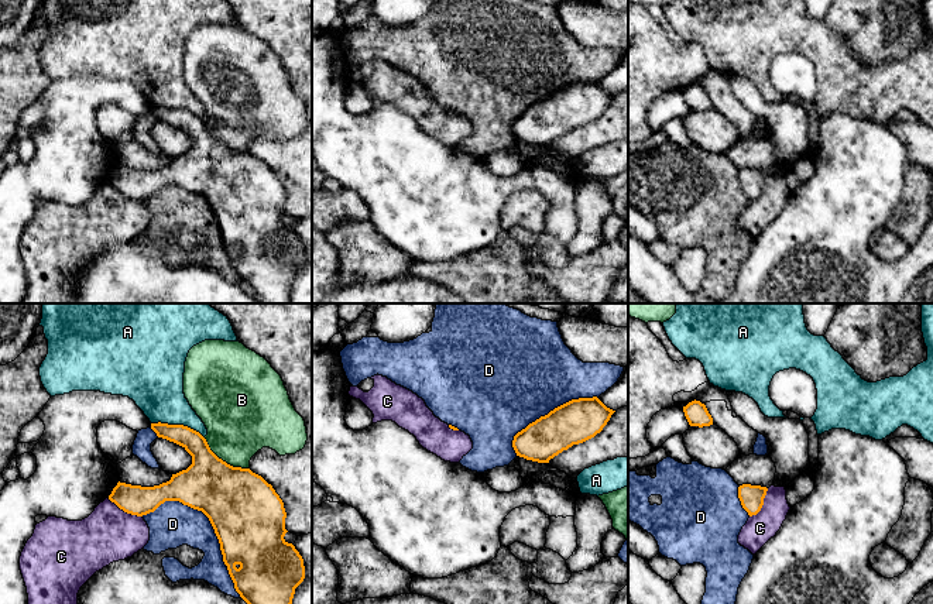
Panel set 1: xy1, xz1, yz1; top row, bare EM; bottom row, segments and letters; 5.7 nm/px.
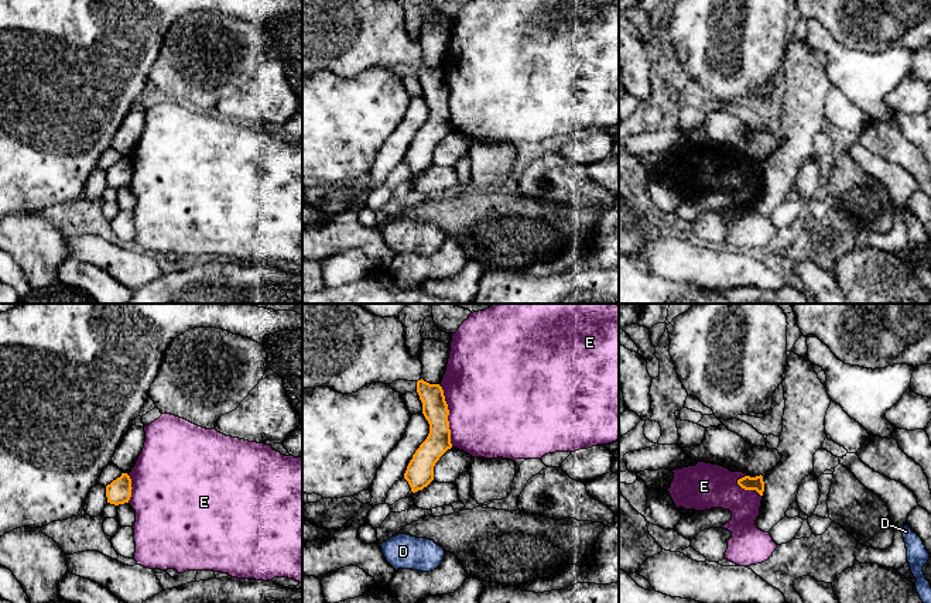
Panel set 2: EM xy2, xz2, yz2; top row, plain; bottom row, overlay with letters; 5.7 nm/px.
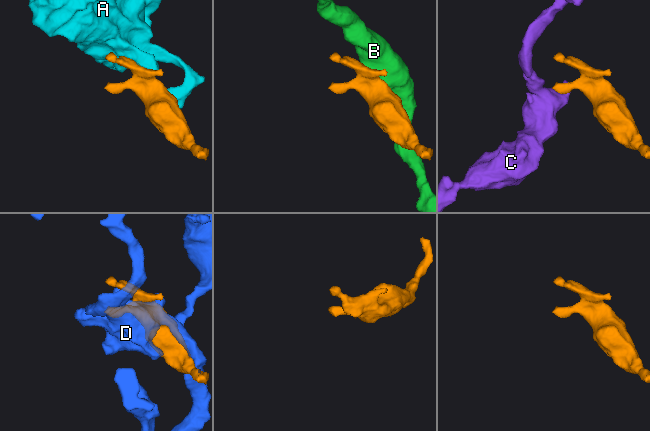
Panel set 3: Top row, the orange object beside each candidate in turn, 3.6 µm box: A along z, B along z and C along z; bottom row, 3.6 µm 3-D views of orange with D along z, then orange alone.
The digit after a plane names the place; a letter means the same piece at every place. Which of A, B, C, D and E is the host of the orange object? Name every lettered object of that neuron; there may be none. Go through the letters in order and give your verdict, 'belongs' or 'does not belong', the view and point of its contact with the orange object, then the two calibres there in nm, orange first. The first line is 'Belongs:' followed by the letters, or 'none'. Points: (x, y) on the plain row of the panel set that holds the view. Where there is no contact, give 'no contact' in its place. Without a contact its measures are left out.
Belongs: none
A: does not belong; meets orange in xy1 at (178, 109); 140 nm thick on the orange side, 300 nm on the other
B: does not belong; meets orange in xy1 at (225, 146); 380 nm thick on the orange side, 400 nm on the other
C: does not belong; meets orange in xy1 at (124, 195); 170 nm thick on the orange side, 320 nm on the other
D: does not belong; meets orange in xy1 at (198, 194); 400 nm thick on the orange side, 260 nm on the other
E: does not belong; meets orange in xz2 at (447, 100); 140 nm thick on the orange side, 480 nm on the other

